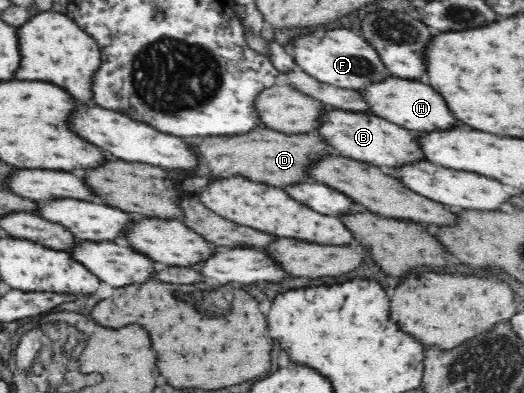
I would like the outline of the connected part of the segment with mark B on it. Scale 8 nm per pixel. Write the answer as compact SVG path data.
M326 109L325 118L321 128L316 131L327 138L333 148L339 152L355 158L355 160L365 160L375 166L391 166L391 168L401 168L401 166L411 166L415 162L425 162L427 156L423 152L423 146L415 134L403 126L399 126L385 118L377 118L371 114L359 114L358 112L345 112L337 109Z

